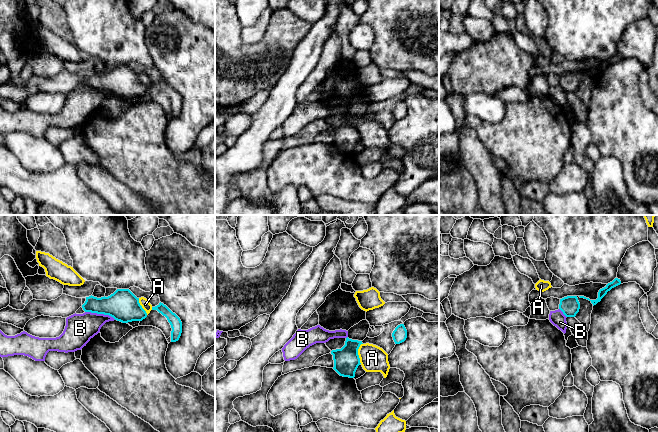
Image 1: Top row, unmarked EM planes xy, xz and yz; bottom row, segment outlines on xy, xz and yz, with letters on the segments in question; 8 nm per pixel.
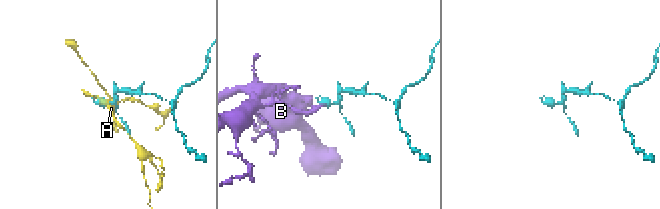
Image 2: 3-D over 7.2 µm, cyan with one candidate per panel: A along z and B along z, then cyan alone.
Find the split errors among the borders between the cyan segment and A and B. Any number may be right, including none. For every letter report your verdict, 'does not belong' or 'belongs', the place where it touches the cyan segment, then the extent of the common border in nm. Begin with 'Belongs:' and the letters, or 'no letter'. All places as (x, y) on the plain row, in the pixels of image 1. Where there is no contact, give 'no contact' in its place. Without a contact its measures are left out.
Belongs: no letter
A: does not belong; contact xz (357, 129); length 170 nm
B: does not belong; contact xy (100, 89); length 260 nm

